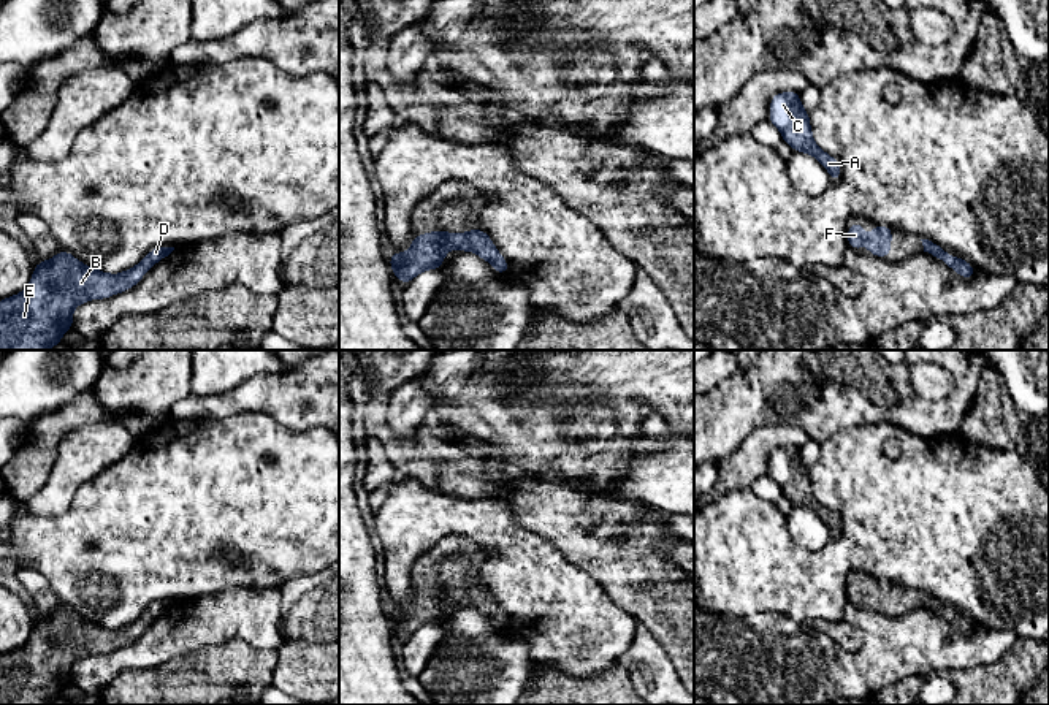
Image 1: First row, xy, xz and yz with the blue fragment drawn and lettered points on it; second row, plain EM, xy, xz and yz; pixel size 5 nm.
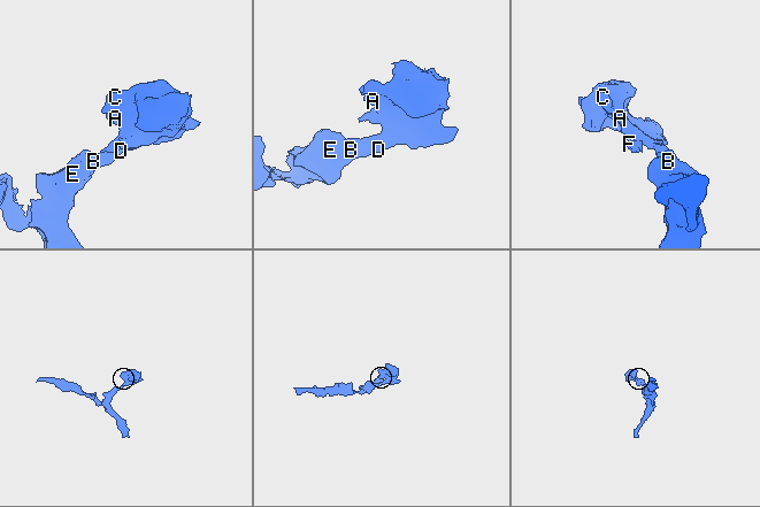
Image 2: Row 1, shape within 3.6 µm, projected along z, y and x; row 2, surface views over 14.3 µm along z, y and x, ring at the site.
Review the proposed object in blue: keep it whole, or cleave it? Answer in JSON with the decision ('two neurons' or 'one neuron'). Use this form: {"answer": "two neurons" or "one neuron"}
{"answer": "one neuron"}

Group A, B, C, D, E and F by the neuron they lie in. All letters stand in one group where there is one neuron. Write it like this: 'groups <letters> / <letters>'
groups A B C D E F

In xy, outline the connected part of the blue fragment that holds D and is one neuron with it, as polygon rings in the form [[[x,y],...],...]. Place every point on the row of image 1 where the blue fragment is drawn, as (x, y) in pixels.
[[[174,247],[152,249],[136,266],[119,274],[108,274],[86,266],[70,252],[35,265],[27,288],[0,301],[0,350],[48,350],[60,344],[62,336],[73,330],[73,311],[90,299],[105,299],[135,287],[143,276]]]

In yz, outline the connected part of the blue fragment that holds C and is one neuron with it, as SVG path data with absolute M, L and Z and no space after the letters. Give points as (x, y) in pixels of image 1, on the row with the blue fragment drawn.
M794 90L775 93L770 100L769 120L780 130L783 141L788 143L794 152L813 155L824 165L832 182L840 181L841 168L838 160L824 152L813 139L810 114L800 103L800 93Z

